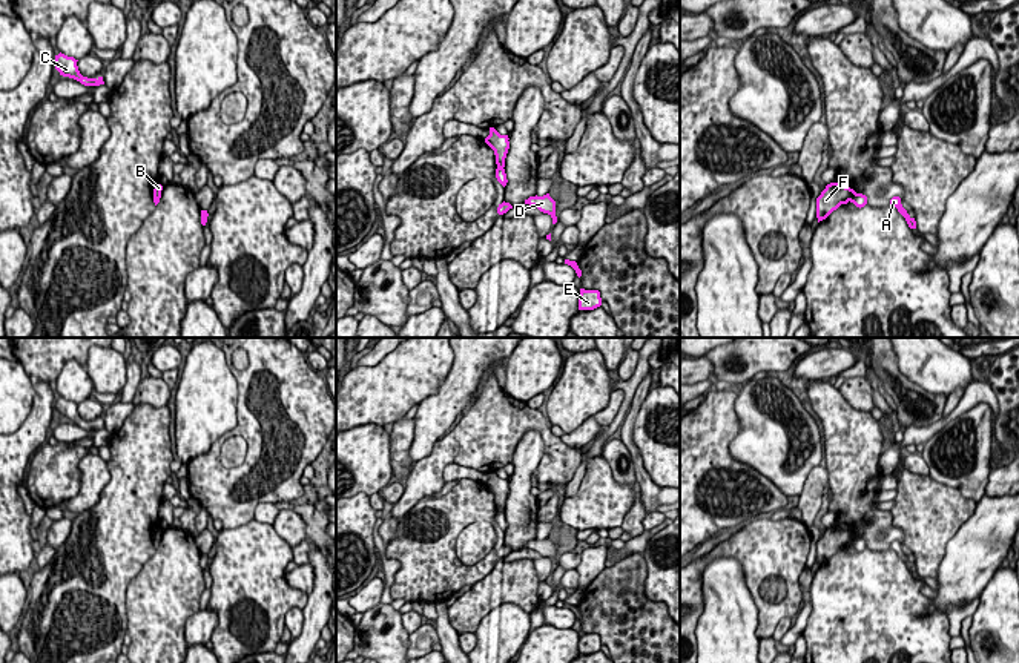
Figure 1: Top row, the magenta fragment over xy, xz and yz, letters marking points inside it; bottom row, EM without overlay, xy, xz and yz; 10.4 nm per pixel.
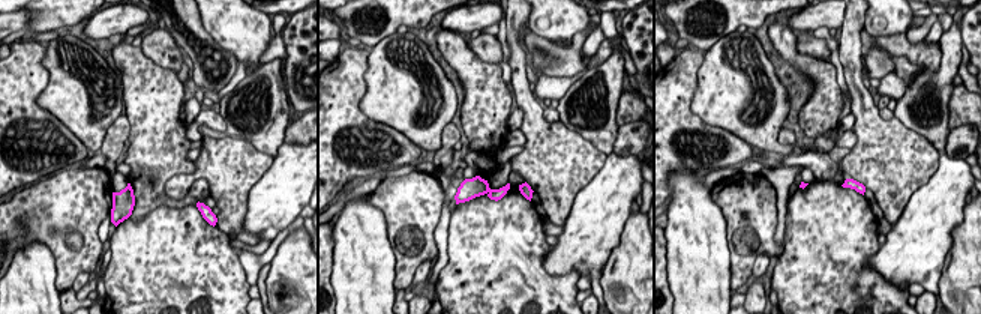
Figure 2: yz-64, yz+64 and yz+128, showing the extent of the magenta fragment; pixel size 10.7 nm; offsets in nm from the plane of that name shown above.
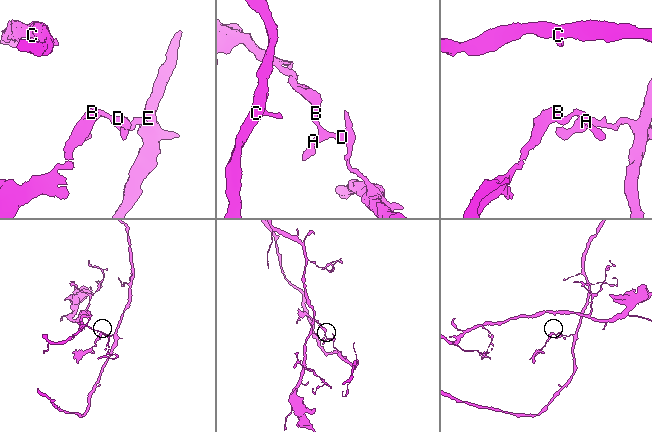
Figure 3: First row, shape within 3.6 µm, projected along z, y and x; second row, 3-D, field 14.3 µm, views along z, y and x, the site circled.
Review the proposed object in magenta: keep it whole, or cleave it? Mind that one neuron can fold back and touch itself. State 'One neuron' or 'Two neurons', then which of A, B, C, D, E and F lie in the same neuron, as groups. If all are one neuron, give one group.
Two neurons. Groups: A C D E / B F

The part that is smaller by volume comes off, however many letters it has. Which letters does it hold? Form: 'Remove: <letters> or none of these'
Remove: B, F

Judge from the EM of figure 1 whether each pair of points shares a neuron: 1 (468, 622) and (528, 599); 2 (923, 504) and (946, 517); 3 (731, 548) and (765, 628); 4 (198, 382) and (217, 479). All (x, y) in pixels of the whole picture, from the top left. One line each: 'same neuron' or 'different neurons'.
1: same neuron
2: same neuron
3: same neuron
4: different neurons

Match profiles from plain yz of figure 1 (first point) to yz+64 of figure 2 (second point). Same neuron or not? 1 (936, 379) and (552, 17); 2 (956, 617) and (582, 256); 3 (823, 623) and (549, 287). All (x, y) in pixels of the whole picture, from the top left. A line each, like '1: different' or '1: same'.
1: same
2: different
3: same

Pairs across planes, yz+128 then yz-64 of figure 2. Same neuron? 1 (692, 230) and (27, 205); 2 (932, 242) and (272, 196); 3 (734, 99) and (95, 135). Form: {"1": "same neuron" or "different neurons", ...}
{"1": "different neurons", "2": "same neuron", "3": "same neuron"}

